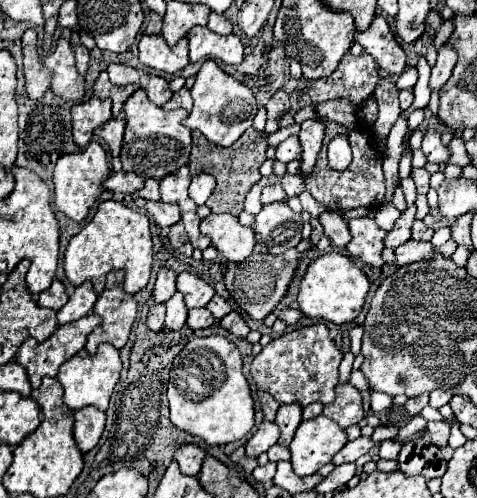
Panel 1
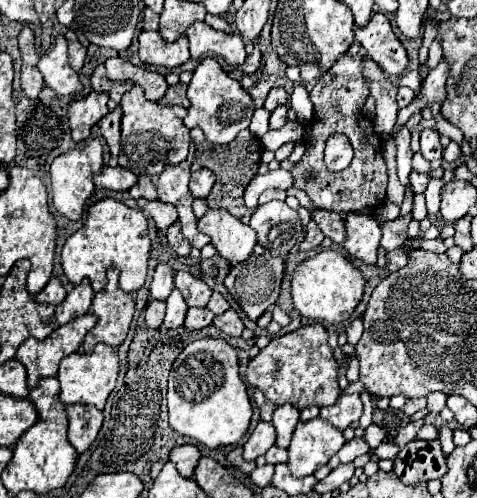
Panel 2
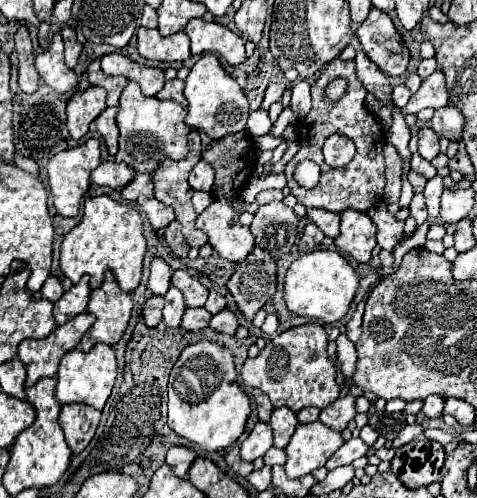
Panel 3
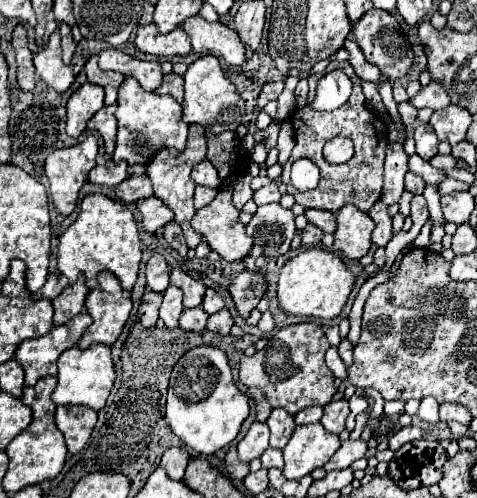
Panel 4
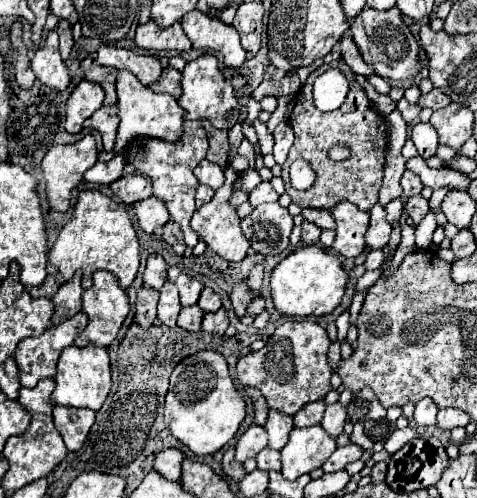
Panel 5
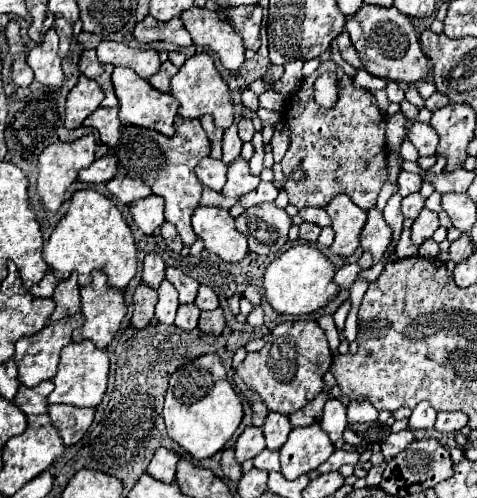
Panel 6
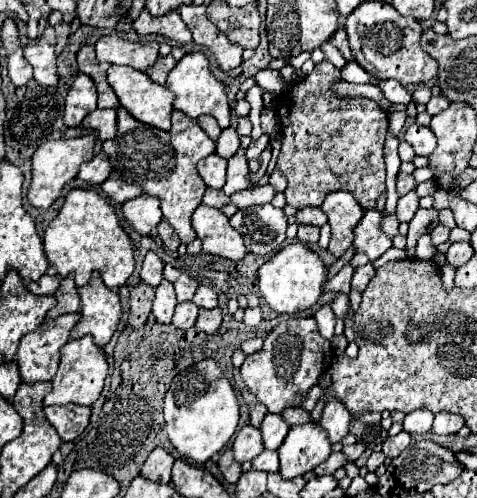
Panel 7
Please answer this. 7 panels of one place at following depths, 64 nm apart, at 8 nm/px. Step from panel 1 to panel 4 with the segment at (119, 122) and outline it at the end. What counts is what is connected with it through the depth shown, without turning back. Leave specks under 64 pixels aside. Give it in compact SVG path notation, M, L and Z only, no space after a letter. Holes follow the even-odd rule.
M104 106L102 110L98 110L92 120L88 122L88 128L94 128L100 132L100 136L104 138L104 148L108 154L114 152L114 144L116 144L116 106Z

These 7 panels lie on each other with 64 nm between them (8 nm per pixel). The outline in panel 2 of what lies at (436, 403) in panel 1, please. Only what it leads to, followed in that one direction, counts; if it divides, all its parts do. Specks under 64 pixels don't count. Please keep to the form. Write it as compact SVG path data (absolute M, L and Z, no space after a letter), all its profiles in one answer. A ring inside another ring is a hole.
M432 392L430 396L428 396L428 410L432 412L432 414L440 414L440 410L446 406L446 394L442 394L442 392Z

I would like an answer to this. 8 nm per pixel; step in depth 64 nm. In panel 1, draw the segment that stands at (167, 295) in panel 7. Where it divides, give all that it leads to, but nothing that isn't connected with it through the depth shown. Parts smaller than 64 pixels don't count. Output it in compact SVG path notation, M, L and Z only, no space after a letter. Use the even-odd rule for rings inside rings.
M176 292L168 302L166 302L168 310L166 310L166 328L170 330L180 330L186 322L188 316L188 308L184 304L184 298L180 292Z

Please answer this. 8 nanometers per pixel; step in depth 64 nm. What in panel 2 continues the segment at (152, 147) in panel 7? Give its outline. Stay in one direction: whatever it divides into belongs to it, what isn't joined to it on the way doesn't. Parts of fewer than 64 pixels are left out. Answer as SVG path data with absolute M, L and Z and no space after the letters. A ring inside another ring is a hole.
M192 142L188 158L184 162L180 162L178 166L168 164L168 168L164 168L164 172L156 178L156 190L158 190L160 202L168 202L168 204L176 206L184 238L194 248L200 250L210 242L210 238L196 228L196 216L192 212L192 200L194 198L188 190L188 180L190 180L190 168L192 168L194 158L196 158L196 146Z

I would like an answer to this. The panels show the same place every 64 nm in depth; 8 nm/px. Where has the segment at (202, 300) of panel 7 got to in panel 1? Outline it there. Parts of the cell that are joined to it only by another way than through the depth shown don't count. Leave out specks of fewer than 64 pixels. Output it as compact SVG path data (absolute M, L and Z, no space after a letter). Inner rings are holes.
M214 294L214 298L208 302L208 310L214 314L216 320L220 320L222 316L226 316L232 310L232 306L220 294Z

